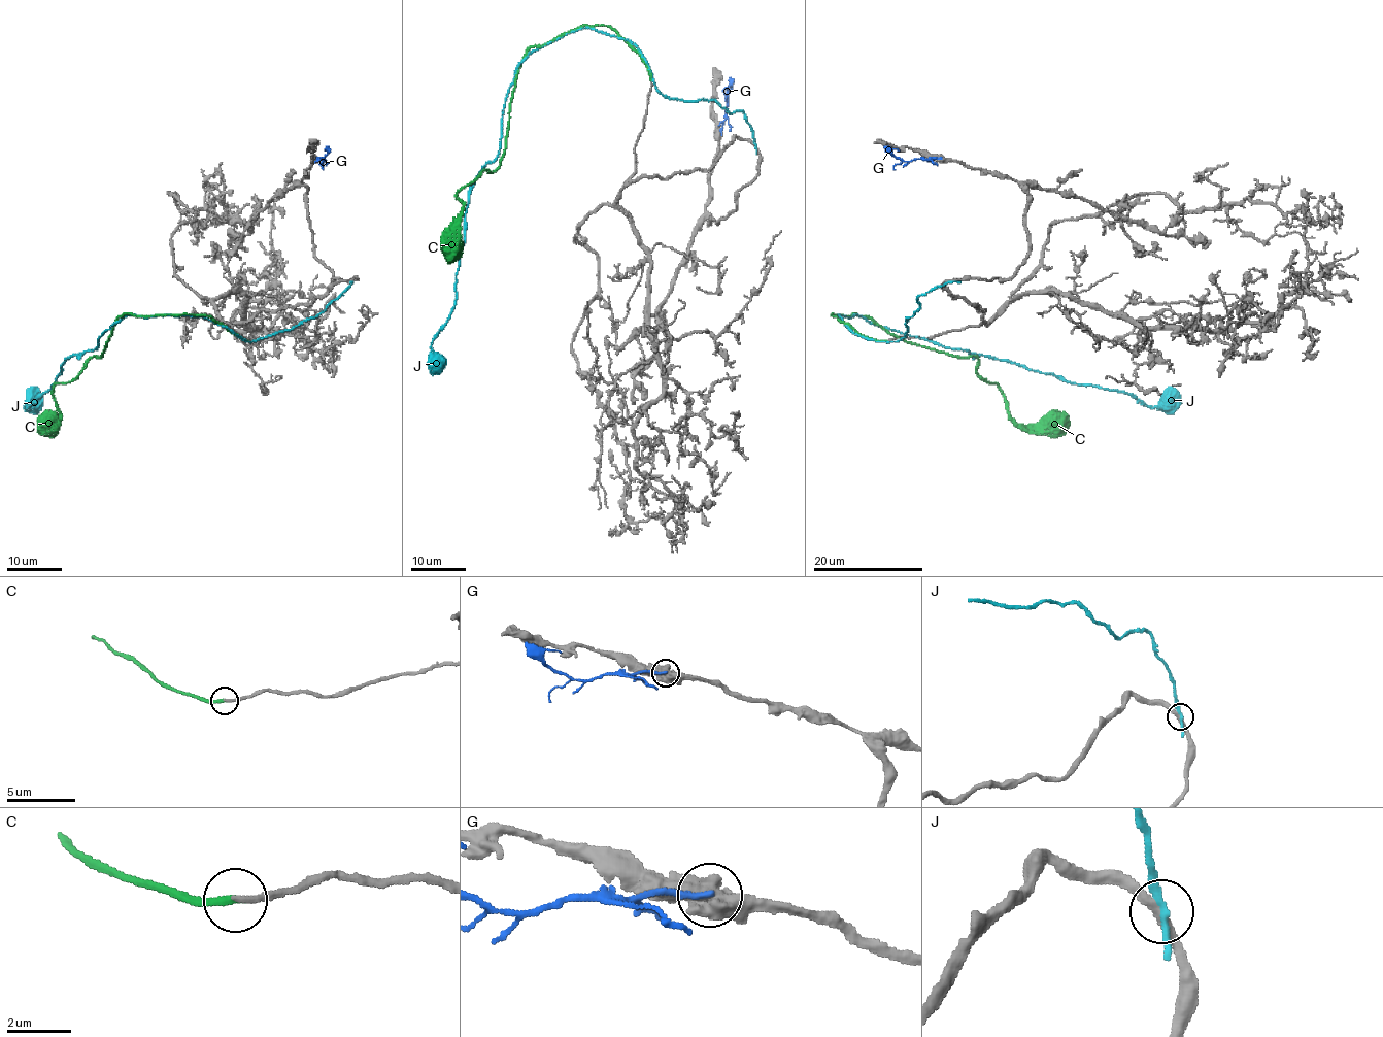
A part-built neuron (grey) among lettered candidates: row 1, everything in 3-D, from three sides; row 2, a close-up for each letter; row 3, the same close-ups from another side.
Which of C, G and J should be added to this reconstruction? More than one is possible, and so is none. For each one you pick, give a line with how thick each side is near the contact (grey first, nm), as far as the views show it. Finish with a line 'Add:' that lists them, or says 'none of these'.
C: 220 nm thick on the grey side, 280 nm on the other
Add: C

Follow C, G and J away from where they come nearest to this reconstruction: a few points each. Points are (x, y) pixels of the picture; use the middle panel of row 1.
C: (651, 77), (606, 25), (581, 25), (528, 49), (504, 157), (457, 192), (450, 263)
G: (720, 133), (727, 90), (731, 86), (728, 92)
J: (755, 145), (741, 111), (664, 95), (626, 39), (534, 49), (471, 191), (439, 374)

